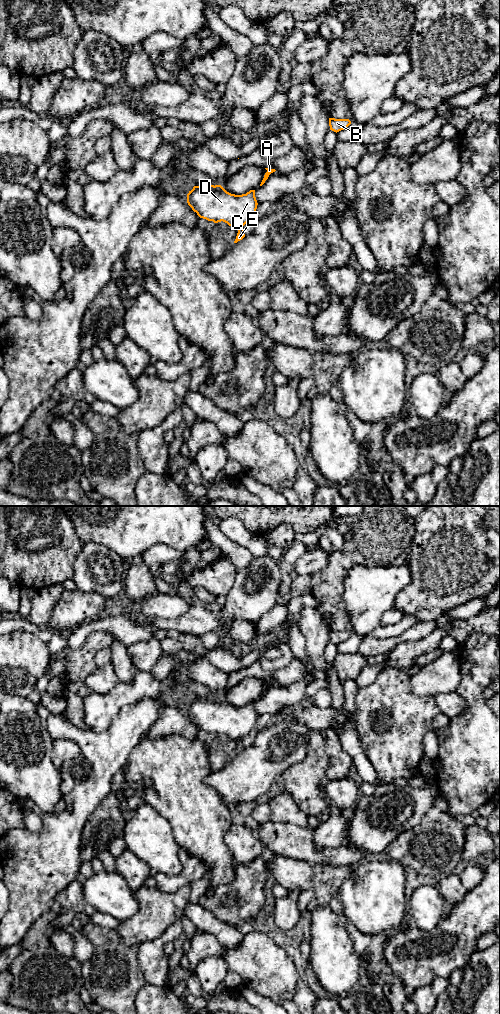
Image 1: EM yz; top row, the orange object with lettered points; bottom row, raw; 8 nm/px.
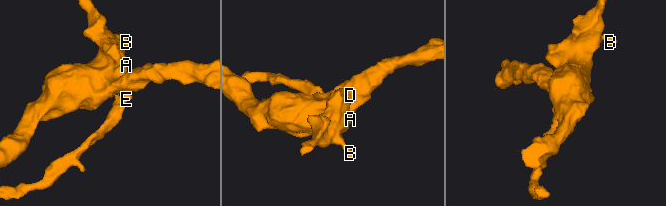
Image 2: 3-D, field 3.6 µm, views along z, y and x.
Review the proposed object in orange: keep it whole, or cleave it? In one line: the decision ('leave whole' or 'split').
split

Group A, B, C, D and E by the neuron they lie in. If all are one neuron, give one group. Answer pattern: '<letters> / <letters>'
A B C D / E

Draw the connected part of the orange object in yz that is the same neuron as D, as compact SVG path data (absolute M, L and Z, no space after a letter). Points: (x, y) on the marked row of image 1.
M221 185L194 186L187 194L187 203L200 218L214 223L223 221L235 229L249 222L258 205L255 190L235 195Z

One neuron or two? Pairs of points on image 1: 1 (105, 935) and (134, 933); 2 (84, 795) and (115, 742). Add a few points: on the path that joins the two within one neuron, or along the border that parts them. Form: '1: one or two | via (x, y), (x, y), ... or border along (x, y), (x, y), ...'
1: two | border along (114, 930), (126, 945), (138, 945)
2: one | via (97, 782), (102, 776), (107, 755)

